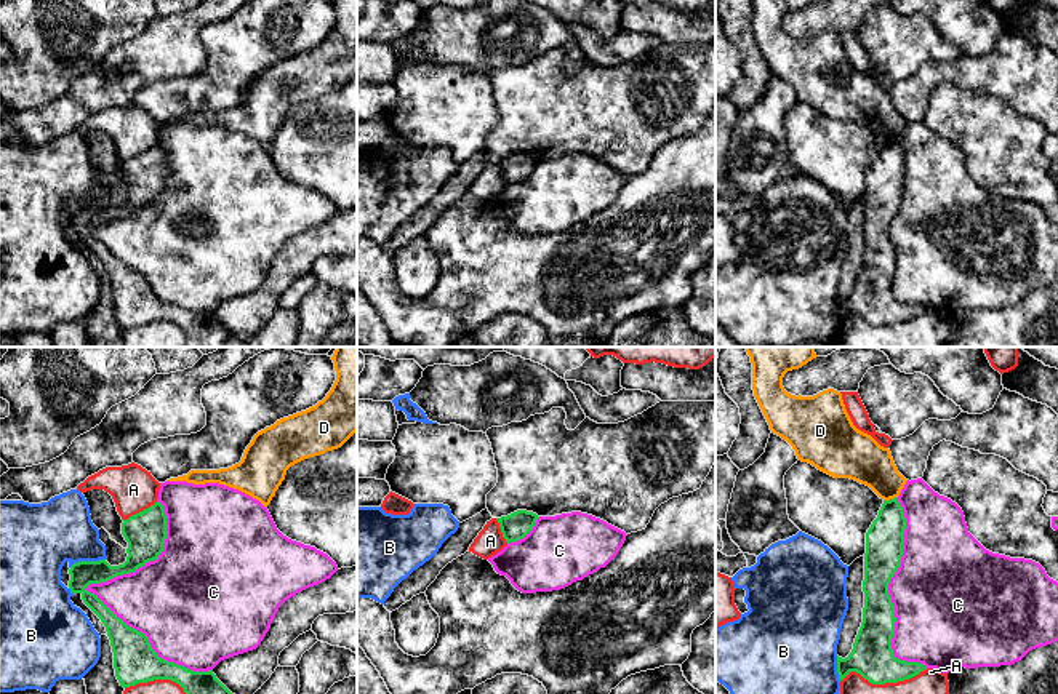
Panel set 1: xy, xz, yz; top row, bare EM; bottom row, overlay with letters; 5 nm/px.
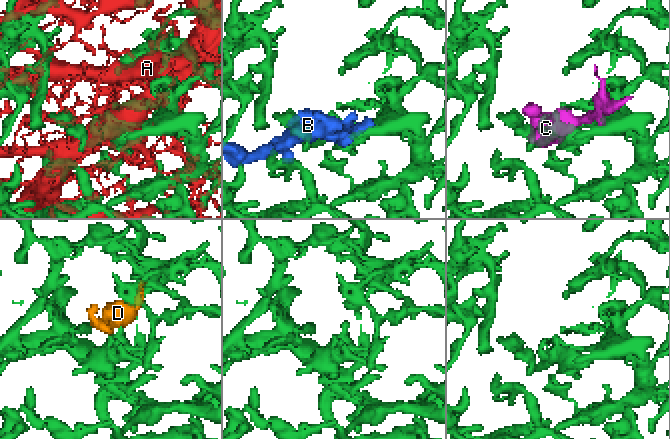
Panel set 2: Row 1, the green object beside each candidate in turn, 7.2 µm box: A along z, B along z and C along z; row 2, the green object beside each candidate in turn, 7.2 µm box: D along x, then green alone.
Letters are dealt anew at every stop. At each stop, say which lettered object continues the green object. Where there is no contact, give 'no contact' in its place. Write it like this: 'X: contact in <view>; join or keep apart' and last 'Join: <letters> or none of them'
A: contact in yz; keep apart
B: contact in xy; keep apart
C: contact in xy; keep apart
D: contact in yz; keep apart
Join: none of them

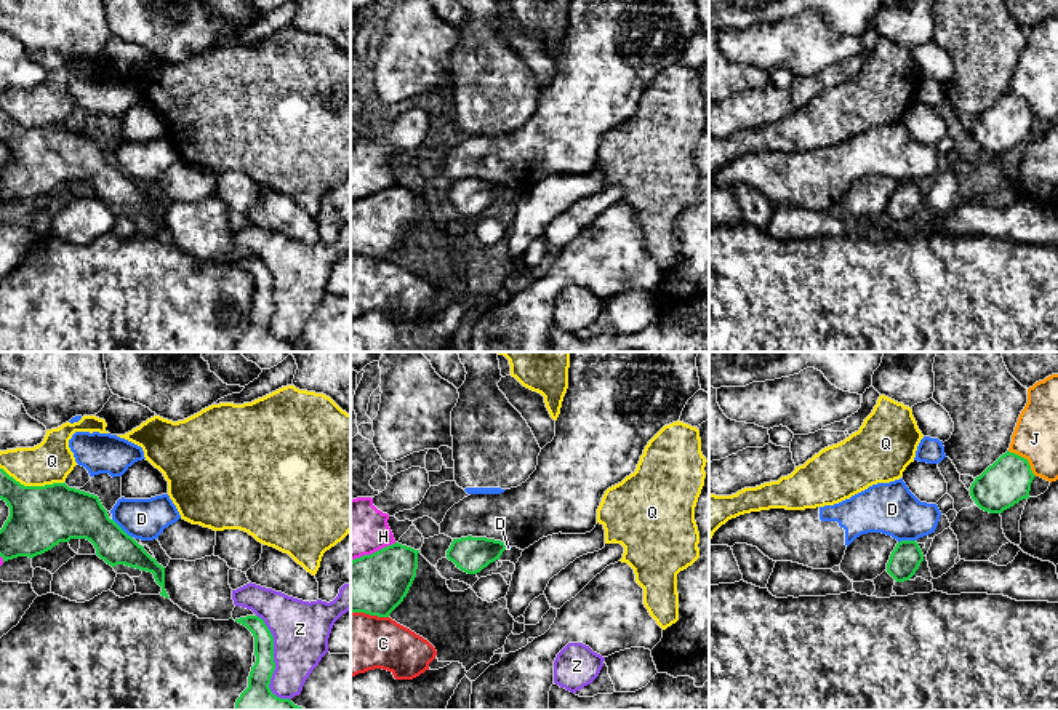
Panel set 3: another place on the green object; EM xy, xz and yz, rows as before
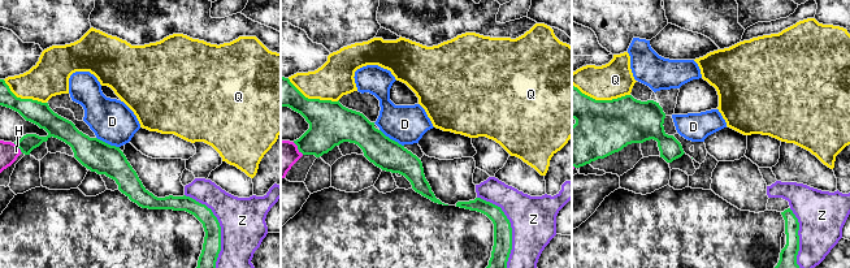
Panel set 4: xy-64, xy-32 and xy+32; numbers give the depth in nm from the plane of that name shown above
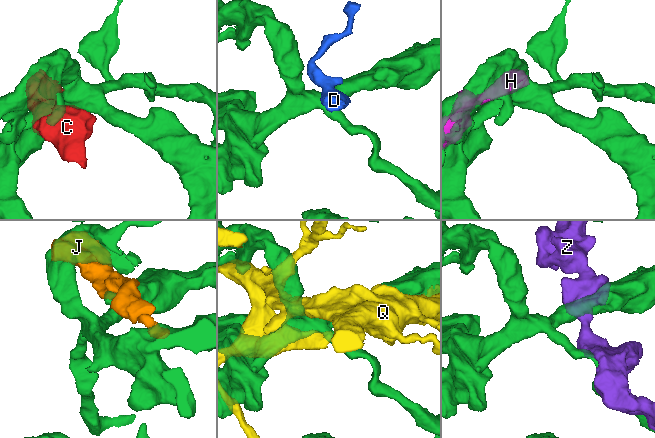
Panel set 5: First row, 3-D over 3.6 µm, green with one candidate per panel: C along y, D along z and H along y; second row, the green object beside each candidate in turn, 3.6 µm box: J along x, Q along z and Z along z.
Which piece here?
C: contact in xz; keep apart
D: contact in xy; keep apart
H: contact in xz; keep apart
J: contact in yz; keep apart
Q: contact in xy; keep apart
Z: contact in xy; keep apart
Join: none of them

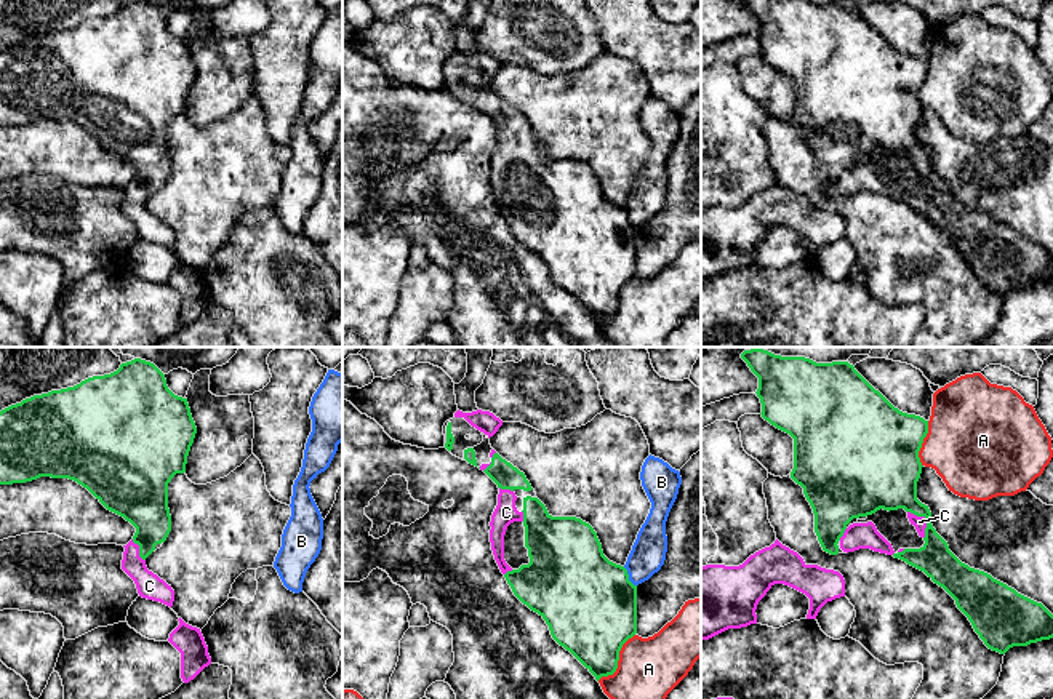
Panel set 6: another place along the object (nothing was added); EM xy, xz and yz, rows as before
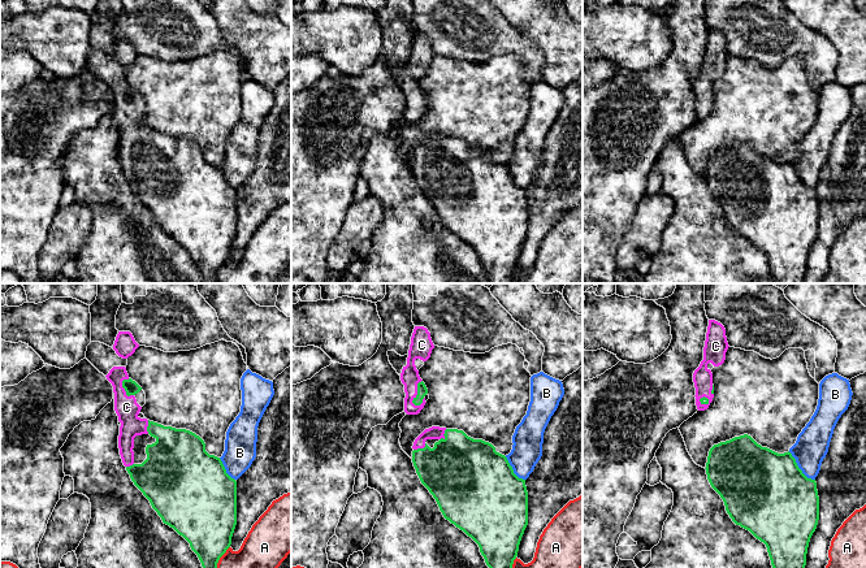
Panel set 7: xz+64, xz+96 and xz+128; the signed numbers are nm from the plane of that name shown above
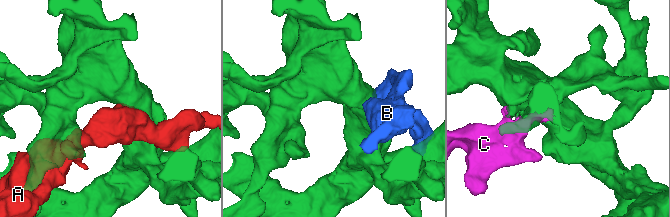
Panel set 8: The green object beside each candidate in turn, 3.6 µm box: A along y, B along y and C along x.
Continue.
A: contact in xz; keep apart
B: contact in xz; keep apart
C: contact in yz; join
Join: C

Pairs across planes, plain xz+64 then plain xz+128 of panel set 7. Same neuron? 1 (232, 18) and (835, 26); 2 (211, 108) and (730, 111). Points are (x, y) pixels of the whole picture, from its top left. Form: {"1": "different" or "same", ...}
{"1": "same", "2": "same"}

